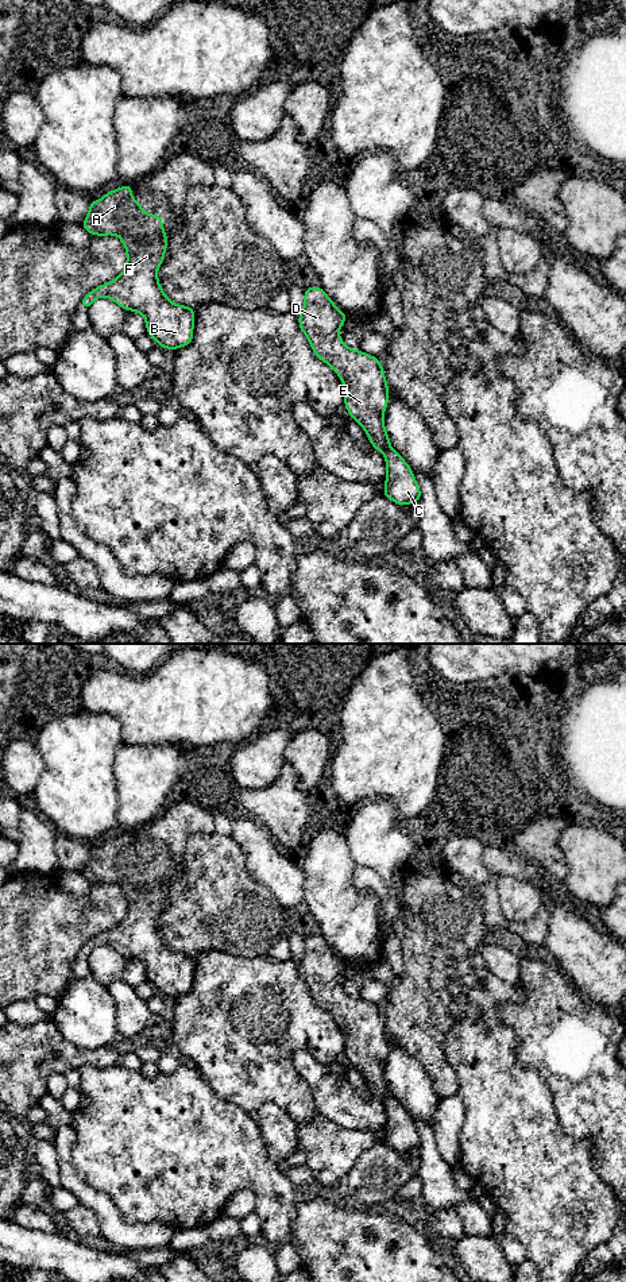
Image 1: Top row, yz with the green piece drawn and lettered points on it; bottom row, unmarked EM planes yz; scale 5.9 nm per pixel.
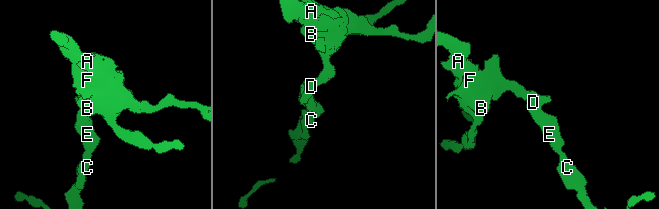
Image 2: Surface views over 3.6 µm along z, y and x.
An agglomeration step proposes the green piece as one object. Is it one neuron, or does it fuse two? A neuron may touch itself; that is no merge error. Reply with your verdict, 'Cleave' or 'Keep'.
Keep

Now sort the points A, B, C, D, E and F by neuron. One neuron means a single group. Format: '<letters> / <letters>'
A B C D E F

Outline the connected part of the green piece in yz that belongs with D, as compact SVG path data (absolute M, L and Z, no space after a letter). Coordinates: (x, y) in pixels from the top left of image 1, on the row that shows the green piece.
M320 286L305 289L304 297L305 304L298 317L300 329L308 337L314 355L340 377L345 390L344 406L349 416L362 425L372 447L385 455L387 474L383 495L401 506L420 502L421 490L416 482L413 470L395 449L390 448L391 441L385 429L383 413L387 409L390 390L380 359L367 355L360 350L351 350L343 343L337 332L348 316L337 309Z

